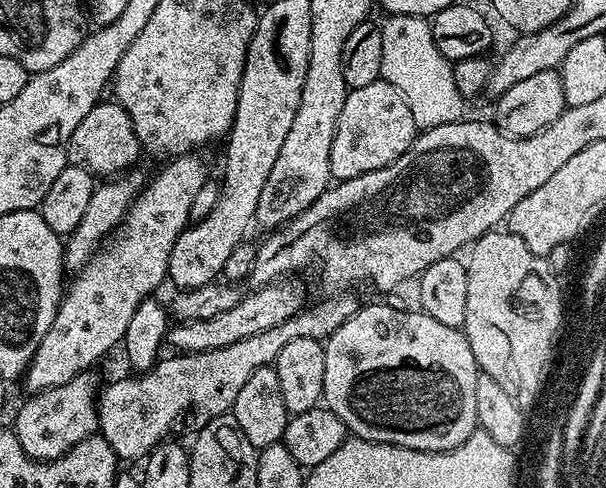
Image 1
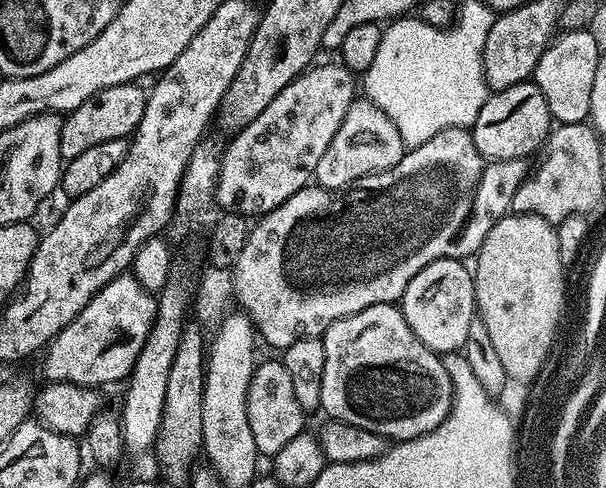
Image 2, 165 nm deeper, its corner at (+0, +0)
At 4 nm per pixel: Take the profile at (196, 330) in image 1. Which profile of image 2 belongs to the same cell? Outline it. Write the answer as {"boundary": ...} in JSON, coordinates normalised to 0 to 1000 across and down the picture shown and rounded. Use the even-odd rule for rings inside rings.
{"boundary":[[[200,561],[188,568],[182,578],[175,578],[175,586],[168,586],[168,594],[162,594],[162,602],[155,602],[155,611],[149,611],[149,619],[142,619],[142,627],[135,627],[135,635],[122,652],[122,660],[116,660],[106,674],[94,684],[86,699],[71,715],[69,732],[73,730],[73,779],[84,783],[116,783],[117,787],[134,787],[139,795],[163,797],[165,787],[185,787],[190,779],[203,781],[218,762],[221,742],[228,734],[228,725],[234,717],[234,709],[241,701],[241,693],[251,674],[251,662],[257,656],[257,619],[259,609],[246,602],[231,580],[224,576],[224,568],[216,561]]]}

